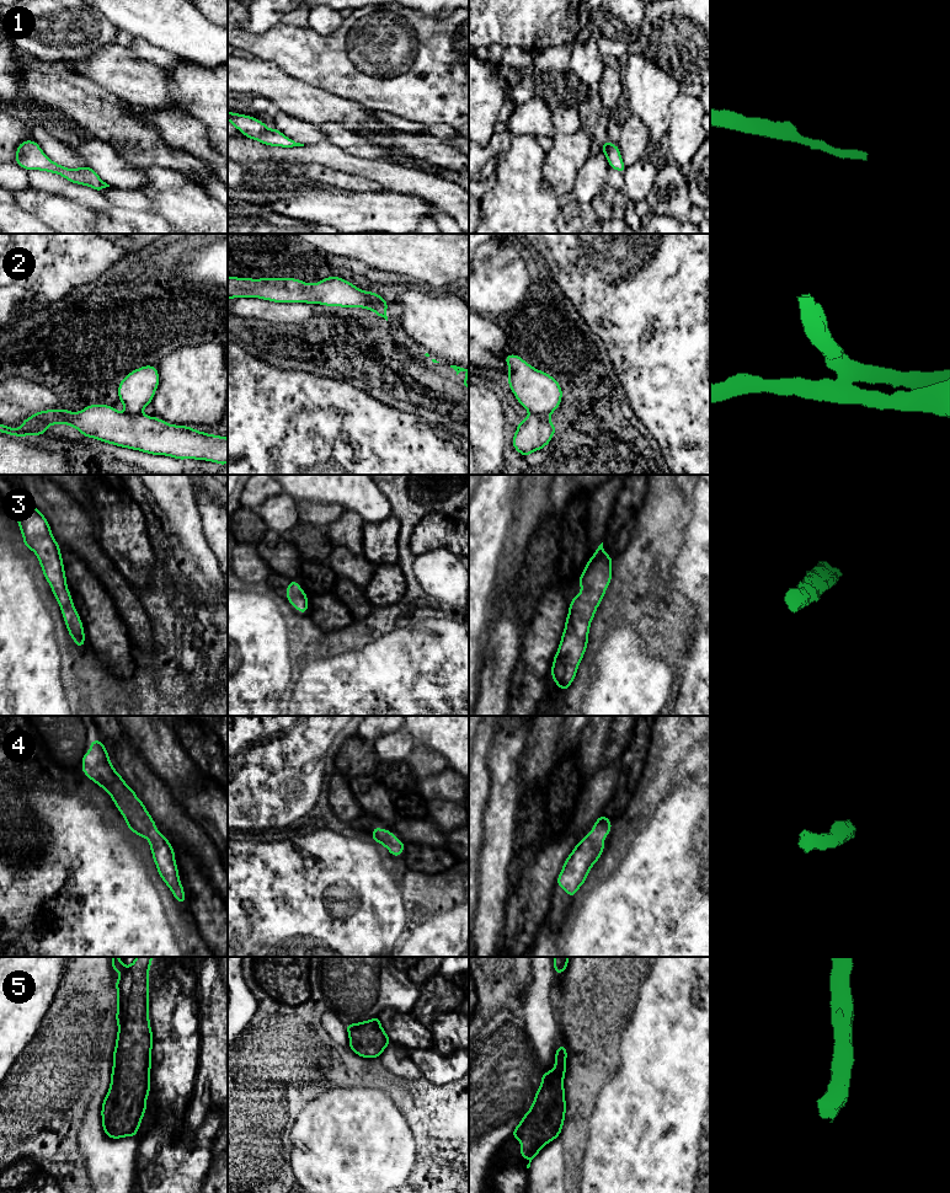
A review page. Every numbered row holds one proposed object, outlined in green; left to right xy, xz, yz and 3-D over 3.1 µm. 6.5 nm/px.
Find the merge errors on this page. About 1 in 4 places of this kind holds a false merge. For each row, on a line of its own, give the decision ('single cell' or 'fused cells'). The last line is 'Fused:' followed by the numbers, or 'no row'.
1: single cell
2: fused cells
3: single cell
4: single cell
5: single cell
Fused: 2

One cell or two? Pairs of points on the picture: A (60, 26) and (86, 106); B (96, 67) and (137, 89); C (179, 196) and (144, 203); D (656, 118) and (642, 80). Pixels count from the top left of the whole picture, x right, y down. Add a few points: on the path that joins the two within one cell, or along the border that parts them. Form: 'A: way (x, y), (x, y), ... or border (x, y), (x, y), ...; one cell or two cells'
A: border (37, 57), (44, 60), (62, 60), (65, 64); two cells
B: way (106, 67), (116, 68), (127, 79); one cell
C: border (135, 190), (140, 191), (149, 199), (154, 213); two cells
D: way (654, 108), (649, 97), (649, 90); one cell

